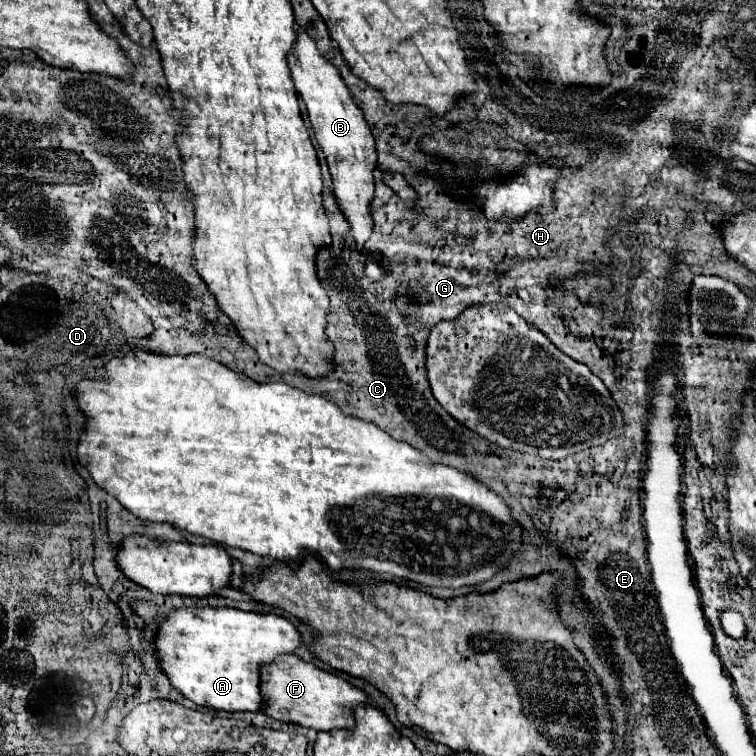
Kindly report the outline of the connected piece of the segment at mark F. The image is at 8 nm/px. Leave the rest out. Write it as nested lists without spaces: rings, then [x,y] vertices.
[[[279,656],[273,664],[265,664],[261,668],[261,688],[263,696],[267,696],[267,704],[263,706],[265,714],[281,722],[295,722],[313,728],[317,732],[355,728],[355,708],[373,702],[361,688],[297,656]]]

